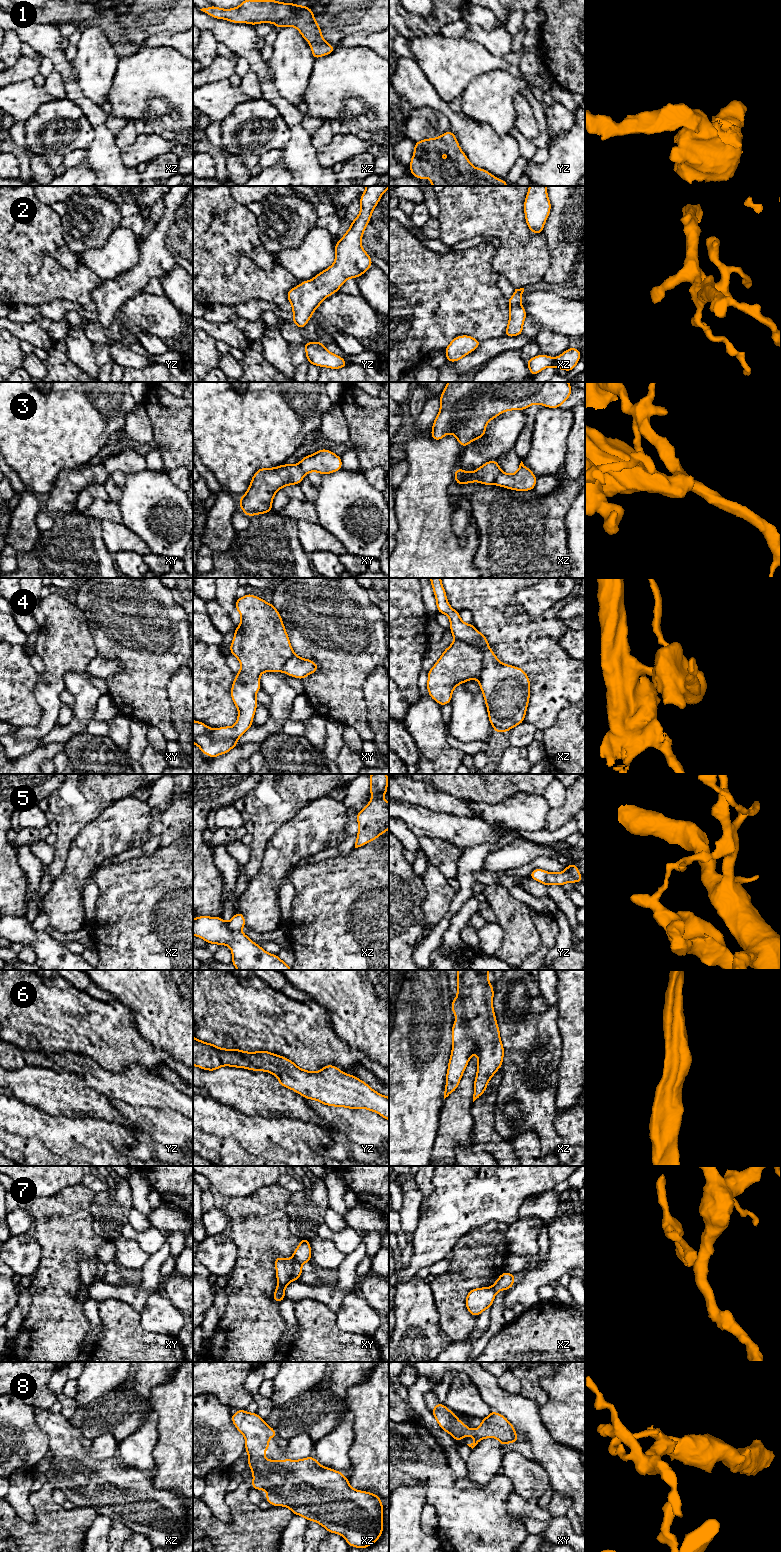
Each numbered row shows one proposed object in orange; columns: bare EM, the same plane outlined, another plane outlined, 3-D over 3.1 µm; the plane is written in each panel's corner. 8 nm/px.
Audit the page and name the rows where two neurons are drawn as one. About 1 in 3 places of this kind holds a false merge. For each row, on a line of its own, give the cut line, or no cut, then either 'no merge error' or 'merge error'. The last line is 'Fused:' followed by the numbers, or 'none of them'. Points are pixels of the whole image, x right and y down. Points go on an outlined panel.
1: no cut | no merge error
2: no cut | no merge error
3: no cut | no merge error
4: xz (455, 637), (476, 646), (482, 651), (482, 670), (478, 679) | merge error
5: xz (226, 922), (230, 929), (240, 931) | merge error
6: no cut | no merge error
7: xy (292, 1256), (301, 1264) | merge error
8: no cut | no merge error
Fused: 4, 5, 7

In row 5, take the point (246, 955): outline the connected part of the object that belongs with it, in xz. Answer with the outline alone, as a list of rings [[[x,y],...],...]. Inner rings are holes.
[[[221,917],[194,918],[193,935],[213,945],[228,945],[232,952],[232,965],[238,970],[291,970],[291,966],[278,955],[267,953],[241,931],[230,930]]]

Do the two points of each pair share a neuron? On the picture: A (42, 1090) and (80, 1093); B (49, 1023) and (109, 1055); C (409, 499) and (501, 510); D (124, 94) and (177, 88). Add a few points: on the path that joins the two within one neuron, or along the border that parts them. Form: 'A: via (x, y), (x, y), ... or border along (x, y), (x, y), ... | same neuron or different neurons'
A: via (51, 1091), (71, 1093) | same neuron
B: via (64, 1023), (79, 1023), (96, 1040) | same neuron
C: border along (468, 496), (472, 512) | different neurons
D: via (137, 91), (143, 88), (164, 88) | same neuron

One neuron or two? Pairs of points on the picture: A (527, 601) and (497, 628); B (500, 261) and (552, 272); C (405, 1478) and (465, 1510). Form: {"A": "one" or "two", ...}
{"A": "two", "B": "two", "C": "one"}

